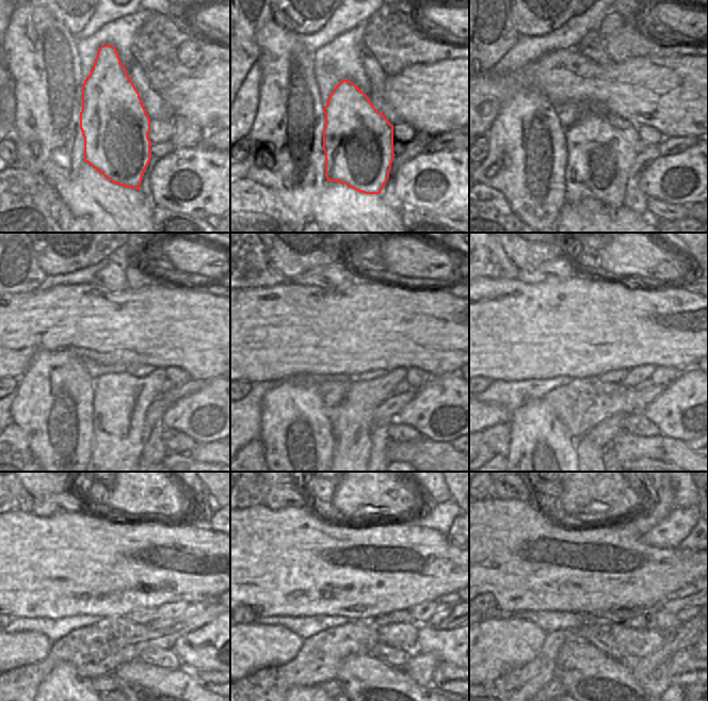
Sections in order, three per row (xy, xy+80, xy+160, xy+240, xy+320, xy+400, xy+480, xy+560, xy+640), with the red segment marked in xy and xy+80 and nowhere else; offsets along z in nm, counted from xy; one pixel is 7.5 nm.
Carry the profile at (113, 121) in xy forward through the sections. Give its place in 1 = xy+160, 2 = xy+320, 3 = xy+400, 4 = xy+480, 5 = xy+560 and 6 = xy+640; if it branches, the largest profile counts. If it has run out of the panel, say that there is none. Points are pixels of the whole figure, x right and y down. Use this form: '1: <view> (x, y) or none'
1: xy+160 (599, 159)
2: xy+320 (352, 445)
3: xy+400 (585, 449)
4: xy+480 (173, 610)
5: xy+560 (422, 612)
6: xy+640 (670, 605)

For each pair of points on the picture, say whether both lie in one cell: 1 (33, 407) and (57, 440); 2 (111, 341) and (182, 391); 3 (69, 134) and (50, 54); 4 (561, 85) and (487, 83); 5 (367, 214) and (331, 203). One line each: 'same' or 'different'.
1: same
2: different
3: same
4: same
5: same

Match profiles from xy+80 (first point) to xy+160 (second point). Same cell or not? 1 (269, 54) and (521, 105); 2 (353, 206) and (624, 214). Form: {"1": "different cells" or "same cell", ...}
{"1": "same cell", "2": "same cell"}

